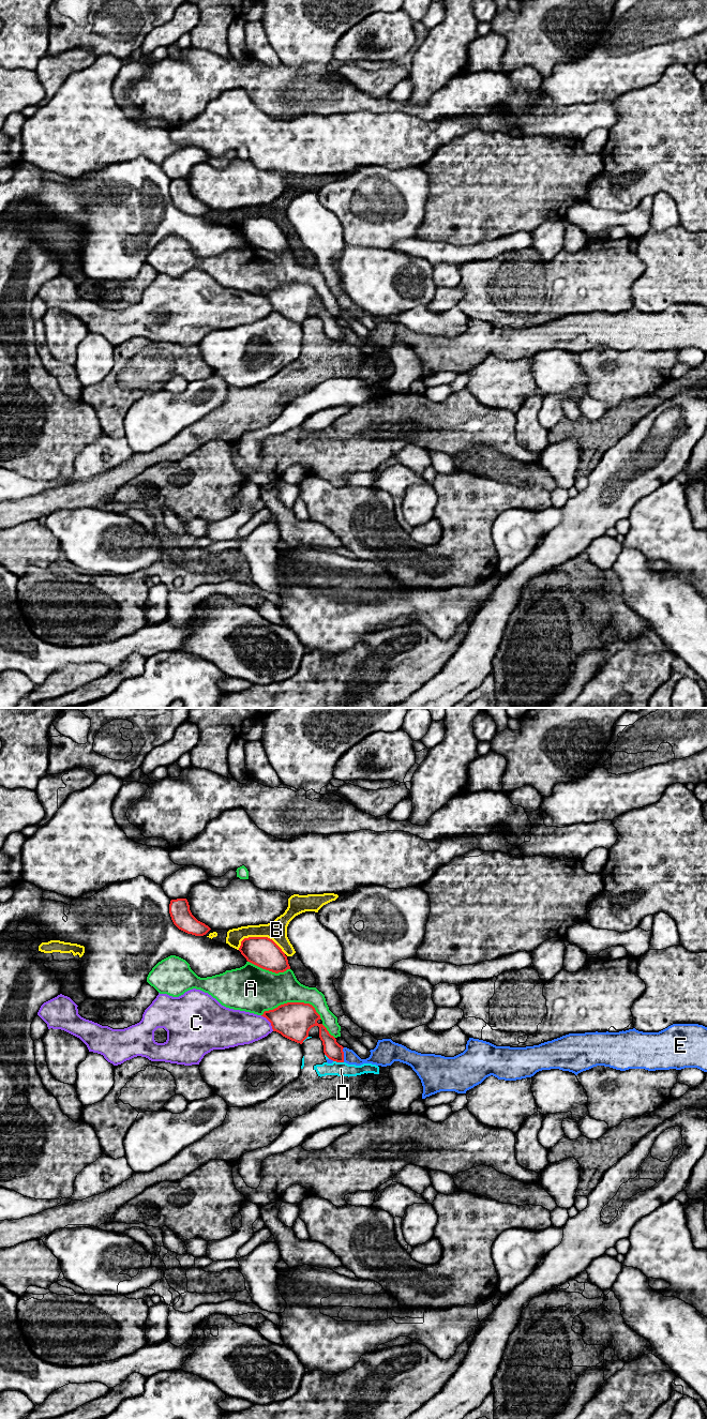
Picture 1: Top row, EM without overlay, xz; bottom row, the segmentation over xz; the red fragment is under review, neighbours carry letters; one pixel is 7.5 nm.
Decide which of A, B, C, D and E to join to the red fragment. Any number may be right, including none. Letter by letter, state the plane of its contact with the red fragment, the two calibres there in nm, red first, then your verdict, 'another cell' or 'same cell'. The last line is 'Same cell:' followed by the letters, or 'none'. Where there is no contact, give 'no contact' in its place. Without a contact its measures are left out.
A: contact in xz; calibres 280 and 300 nm; another cell
B: contact in xz; calibres 220 and 150 nm; another cell
C: contact in xz; calibres 280 and 260 nm; another cell
D: contact in xz; calibres 140 and 110 nm; another cell
E: contact in xz; calibres 140 and 110 nm; another cell
Same cell: none

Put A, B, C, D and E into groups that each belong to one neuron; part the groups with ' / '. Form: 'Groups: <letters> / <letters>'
Groups: A / B / C / D E

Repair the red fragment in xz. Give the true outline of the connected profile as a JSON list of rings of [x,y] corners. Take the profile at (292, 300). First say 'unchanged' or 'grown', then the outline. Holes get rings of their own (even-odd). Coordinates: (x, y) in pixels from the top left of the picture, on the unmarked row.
unchanged; [[[287,283],[273,290],[265,291],[261,297],[271,303],[273,312],[300,324],[309,317],[310,310],[318,306],[325,335],[333,342],[344,343],[344,328],[322,304],[317,303],[321,299],[312,285]]]

